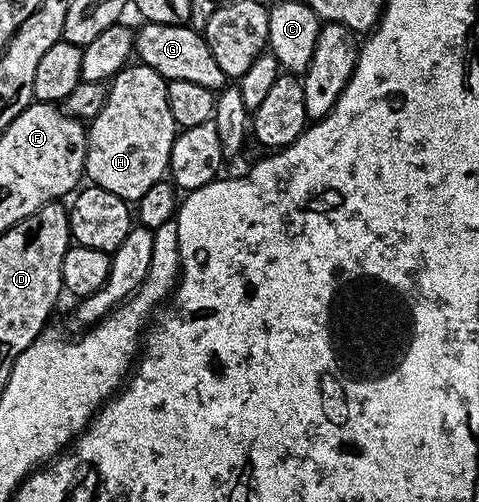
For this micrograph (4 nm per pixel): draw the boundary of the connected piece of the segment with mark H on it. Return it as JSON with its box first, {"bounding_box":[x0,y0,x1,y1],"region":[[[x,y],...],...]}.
{"bounding_box":[84,64,178,203],"region":[[[126,64],[116,76],[112,77],[105,105],[90,121],[87,130],[88,150],[84,156],[87,180],[129,203],[140,201],[142,195],[146,195],[146,191],[154,187],[154,183],[165,180],[170,163],[170,151],[174,147],[174,139],[178,132],[174,115],[170,115],[168,82],[149,65]]]}

